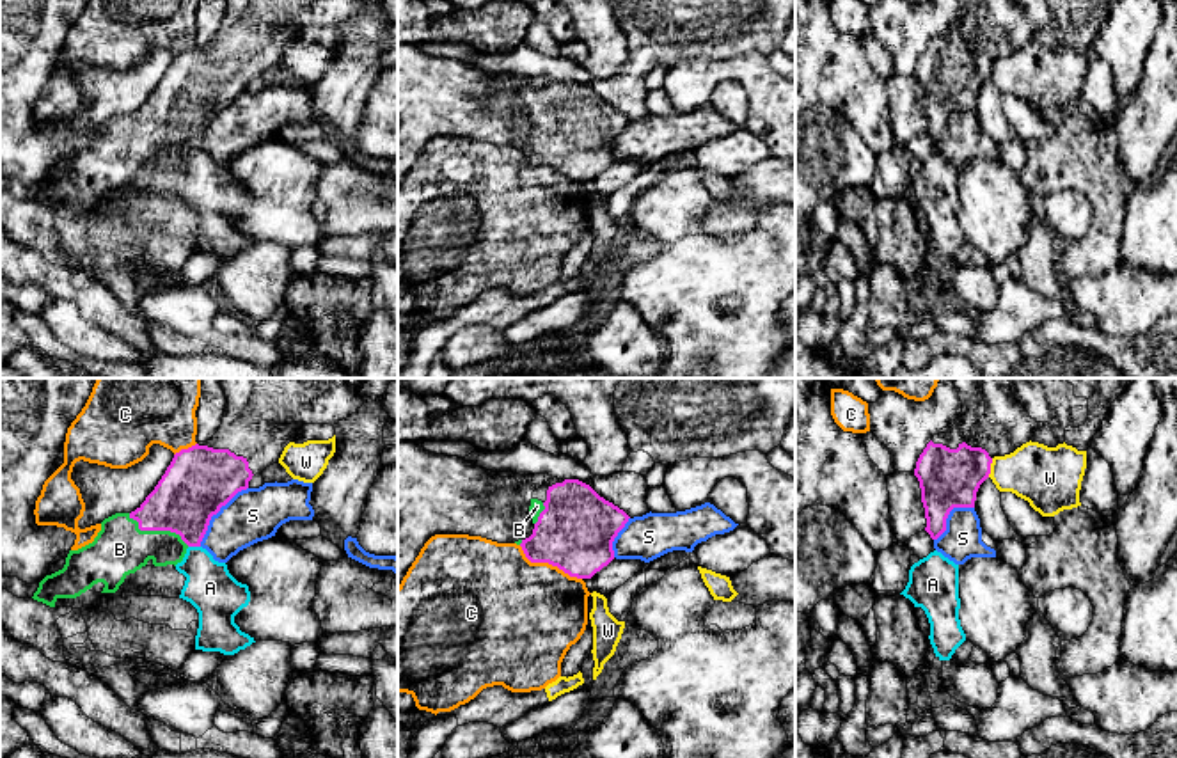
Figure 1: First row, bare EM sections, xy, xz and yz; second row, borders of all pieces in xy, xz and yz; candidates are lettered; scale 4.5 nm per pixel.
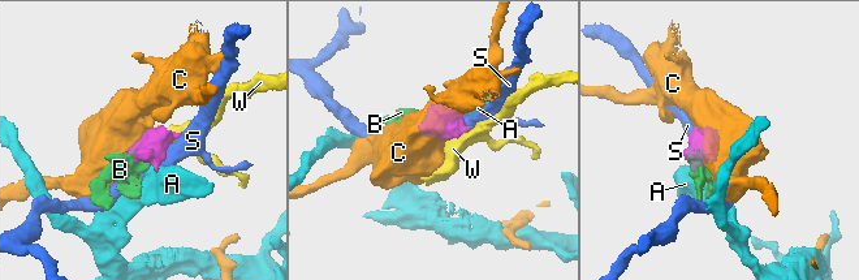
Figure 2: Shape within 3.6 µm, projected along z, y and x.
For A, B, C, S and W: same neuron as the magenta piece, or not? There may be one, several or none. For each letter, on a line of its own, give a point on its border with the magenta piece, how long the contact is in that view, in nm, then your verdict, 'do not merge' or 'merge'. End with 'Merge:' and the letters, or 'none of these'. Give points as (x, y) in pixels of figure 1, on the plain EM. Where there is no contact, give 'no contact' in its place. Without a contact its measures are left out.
A: contact xy (194, 148); length 60 nm; do not merge
B: contact xy (157, 132); length 320 nm; merge
C: contact xz (549, 165); length 320 nm; do not merge
S: contact xy (215, 116); length 340 nm; do not merge
W: contact yz (989, 70); length 90 nm; do not merge
Merge: B

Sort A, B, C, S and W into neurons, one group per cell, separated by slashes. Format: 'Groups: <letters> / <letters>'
Groups: A / B / C / S / W

